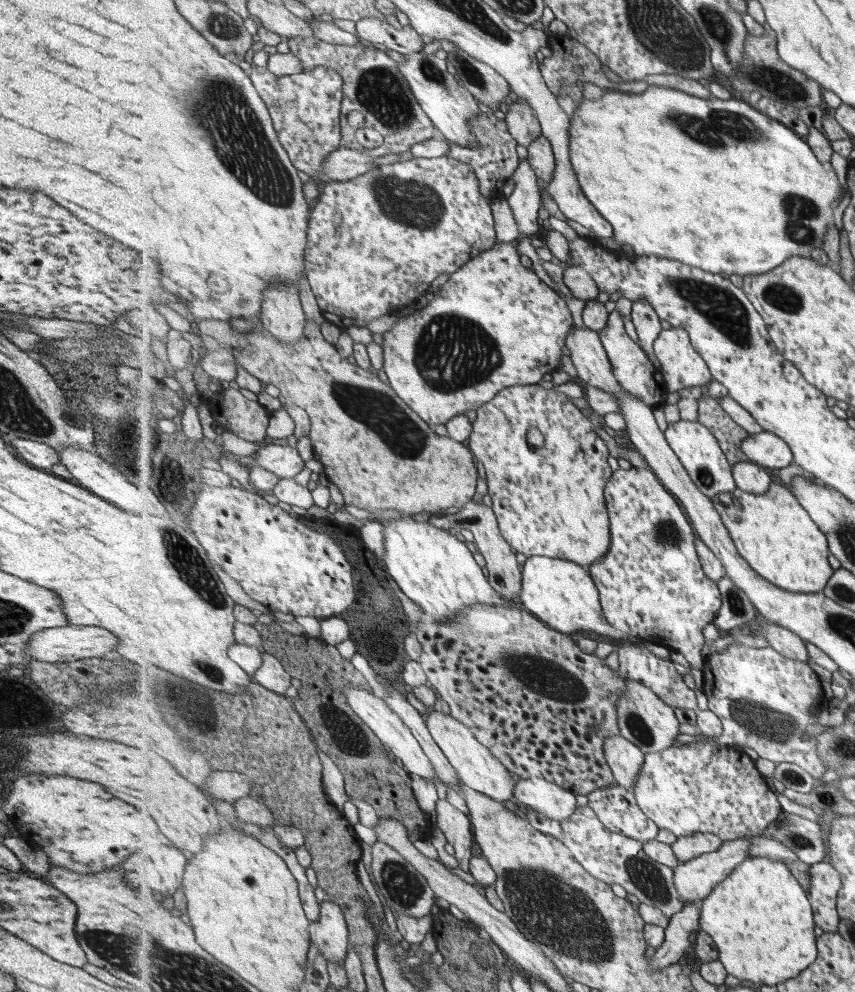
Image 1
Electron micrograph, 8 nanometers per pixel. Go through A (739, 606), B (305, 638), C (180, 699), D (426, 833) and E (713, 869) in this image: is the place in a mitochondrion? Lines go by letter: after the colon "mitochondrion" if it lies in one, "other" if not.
A: mitochondrion
B: other
C: mitochondrion
D: other
E: other

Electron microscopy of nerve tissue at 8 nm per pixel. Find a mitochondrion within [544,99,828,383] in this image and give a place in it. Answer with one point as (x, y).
(719, 306)

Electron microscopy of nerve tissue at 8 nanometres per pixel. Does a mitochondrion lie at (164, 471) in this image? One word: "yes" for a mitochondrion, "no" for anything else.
no

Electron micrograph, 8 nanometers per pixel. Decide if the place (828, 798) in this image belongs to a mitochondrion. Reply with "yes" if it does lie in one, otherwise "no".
yes

